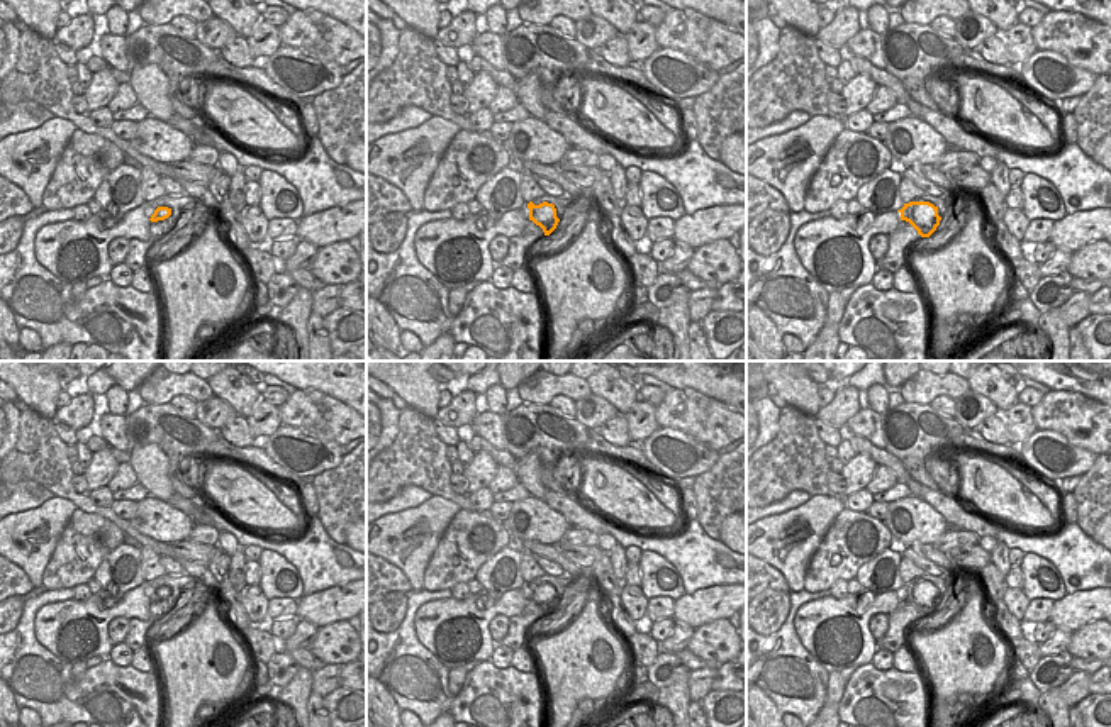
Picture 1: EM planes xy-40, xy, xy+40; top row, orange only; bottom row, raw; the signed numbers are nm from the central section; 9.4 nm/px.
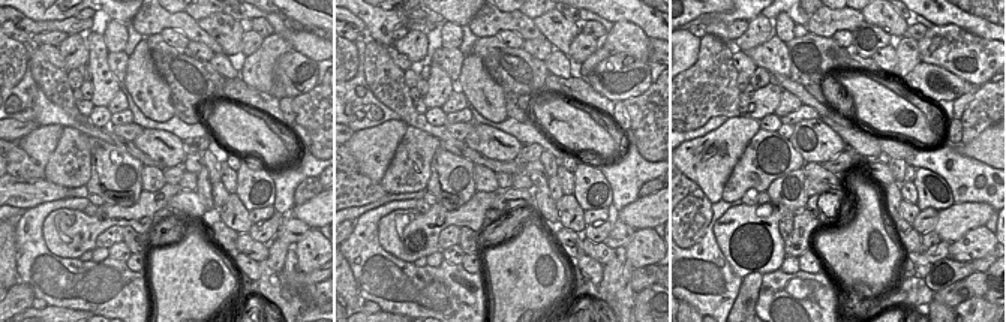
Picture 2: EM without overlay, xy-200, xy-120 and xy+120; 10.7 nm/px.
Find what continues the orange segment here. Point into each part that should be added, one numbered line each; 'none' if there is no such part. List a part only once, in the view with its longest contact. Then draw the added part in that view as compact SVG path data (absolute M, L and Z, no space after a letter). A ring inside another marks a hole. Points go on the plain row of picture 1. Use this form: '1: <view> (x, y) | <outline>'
1: xy-40 (180, 583) | M165 574L151 581L144 581L144 595L151 598L158 586L168 586L171 590L171 595L165 600L158 600L165 615L168 615L180 603L180 598L187 593L187 590L197 583L198 581L188 574Z

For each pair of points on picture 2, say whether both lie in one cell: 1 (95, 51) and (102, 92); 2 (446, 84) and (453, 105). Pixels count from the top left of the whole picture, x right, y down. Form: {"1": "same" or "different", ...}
{"1": "same", "2": "different"}

